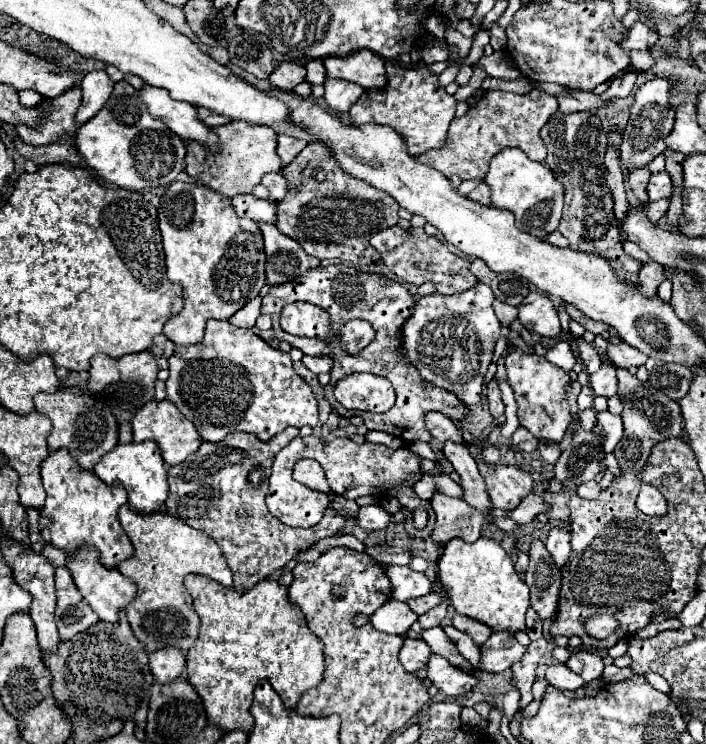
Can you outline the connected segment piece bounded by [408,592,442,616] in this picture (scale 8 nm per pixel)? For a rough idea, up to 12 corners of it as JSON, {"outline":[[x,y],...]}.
{"outline":[[438,592],[408,600],[408,606],[420,616],[440,604]]}

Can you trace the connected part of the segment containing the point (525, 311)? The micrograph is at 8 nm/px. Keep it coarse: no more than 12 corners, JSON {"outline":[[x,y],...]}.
{"outline":[[530,292],[518,318],[540,336],[562,332],[550,298]]}

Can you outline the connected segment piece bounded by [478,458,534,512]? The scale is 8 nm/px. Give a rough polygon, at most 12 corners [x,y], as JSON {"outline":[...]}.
{"outline":[[478,458],[488,496],[508,512],[532,492],[532,476]]}

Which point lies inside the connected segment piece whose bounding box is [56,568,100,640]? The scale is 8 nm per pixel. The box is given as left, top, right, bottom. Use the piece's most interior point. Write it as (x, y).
(73, 614)

